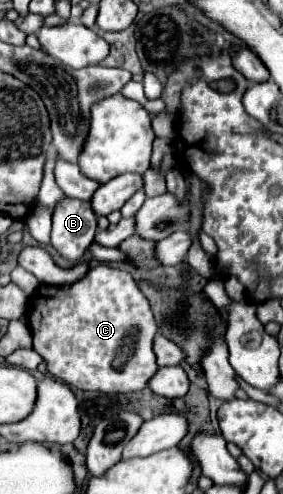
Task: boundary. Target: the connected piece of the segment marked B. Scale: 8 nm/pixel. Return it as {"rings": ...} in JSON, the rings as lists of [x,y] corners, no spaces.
{"rings":[[[63,197],[53,209],[53,231],[51,245],[69,261],[77,261],[83,251],[93,243],[97,231],[97,215],[91,209],[91,201],[79,201],[73,197]]]}

